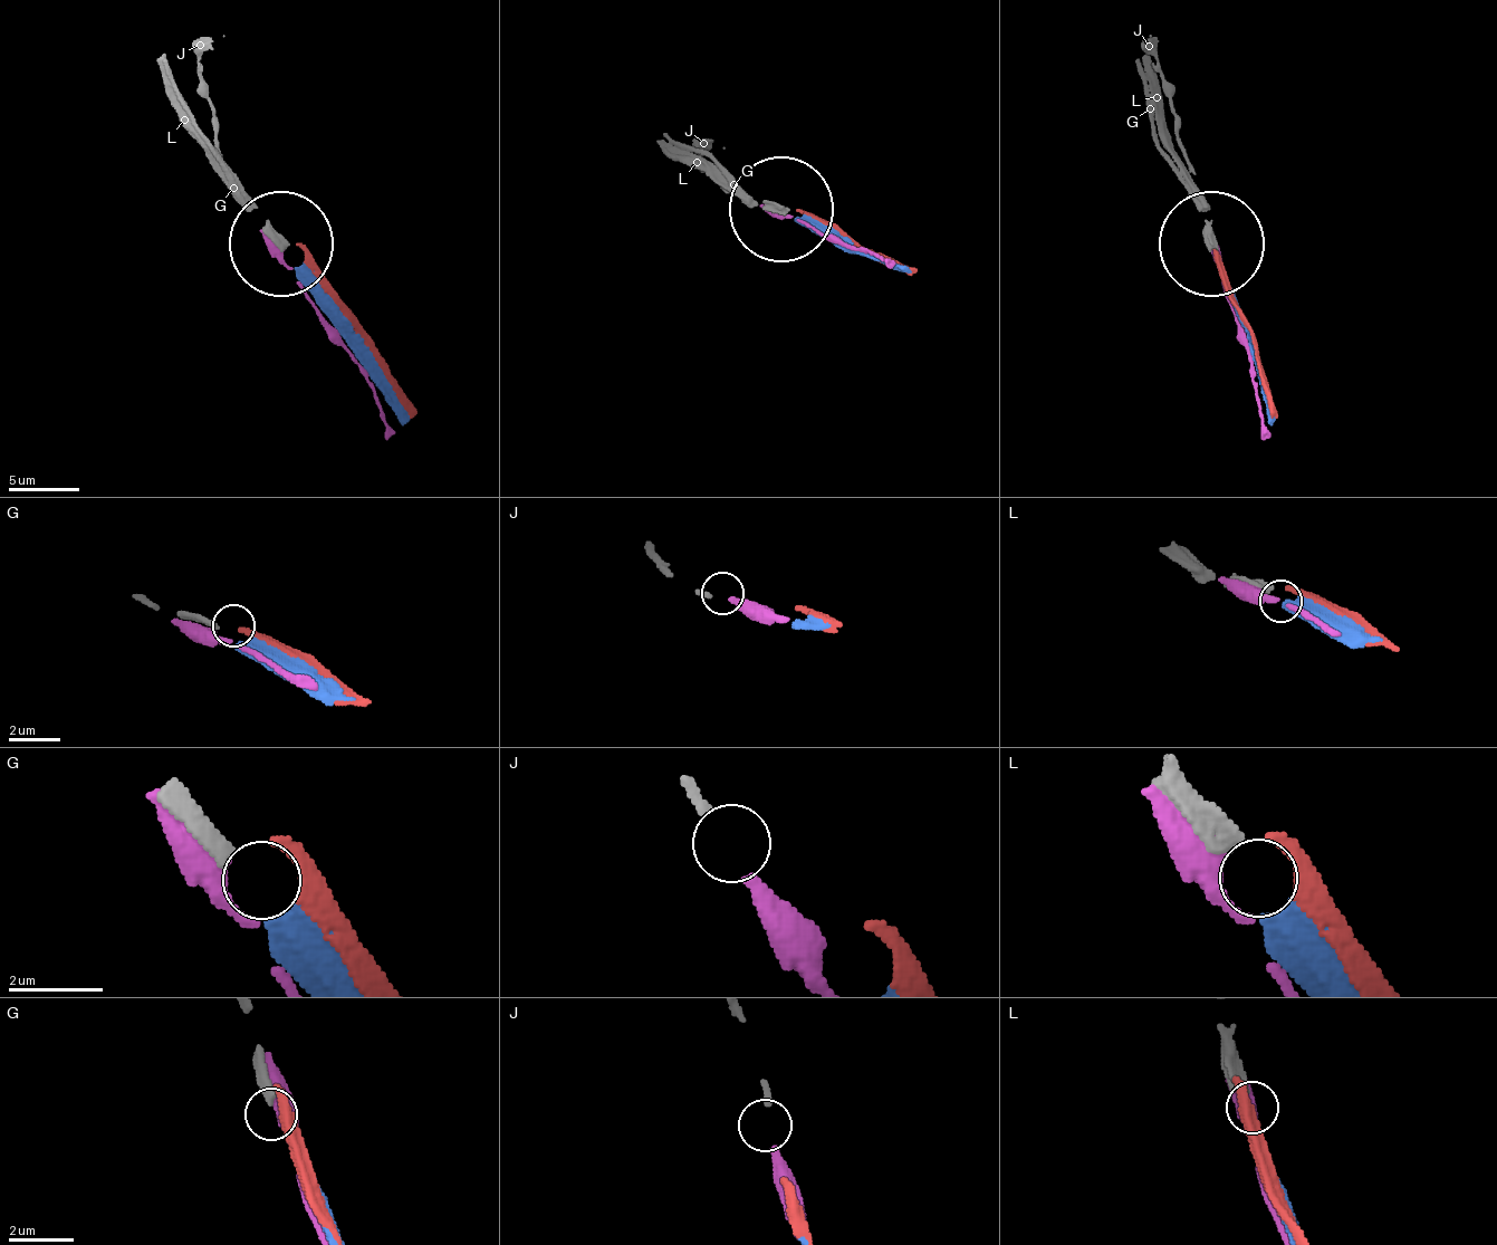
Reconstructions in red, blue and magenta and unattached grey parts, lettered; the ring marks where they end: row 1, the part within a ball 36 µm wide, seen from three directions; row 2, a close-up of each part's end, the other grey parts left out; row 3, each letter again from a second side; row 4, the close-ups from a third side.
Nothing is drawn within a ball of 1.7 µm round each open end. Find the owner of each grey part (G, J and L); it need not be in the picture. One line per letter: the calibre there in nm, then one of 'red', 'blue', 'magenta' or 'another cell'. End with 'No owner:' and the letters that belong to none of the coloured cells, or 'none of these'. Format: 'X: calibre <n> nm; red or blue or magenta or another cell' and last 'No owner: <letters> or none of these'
G: calibre 280 nm; another cell
J: calibre 200 nm; magenta
L: calibre 360 nm; blue
No owner: G

